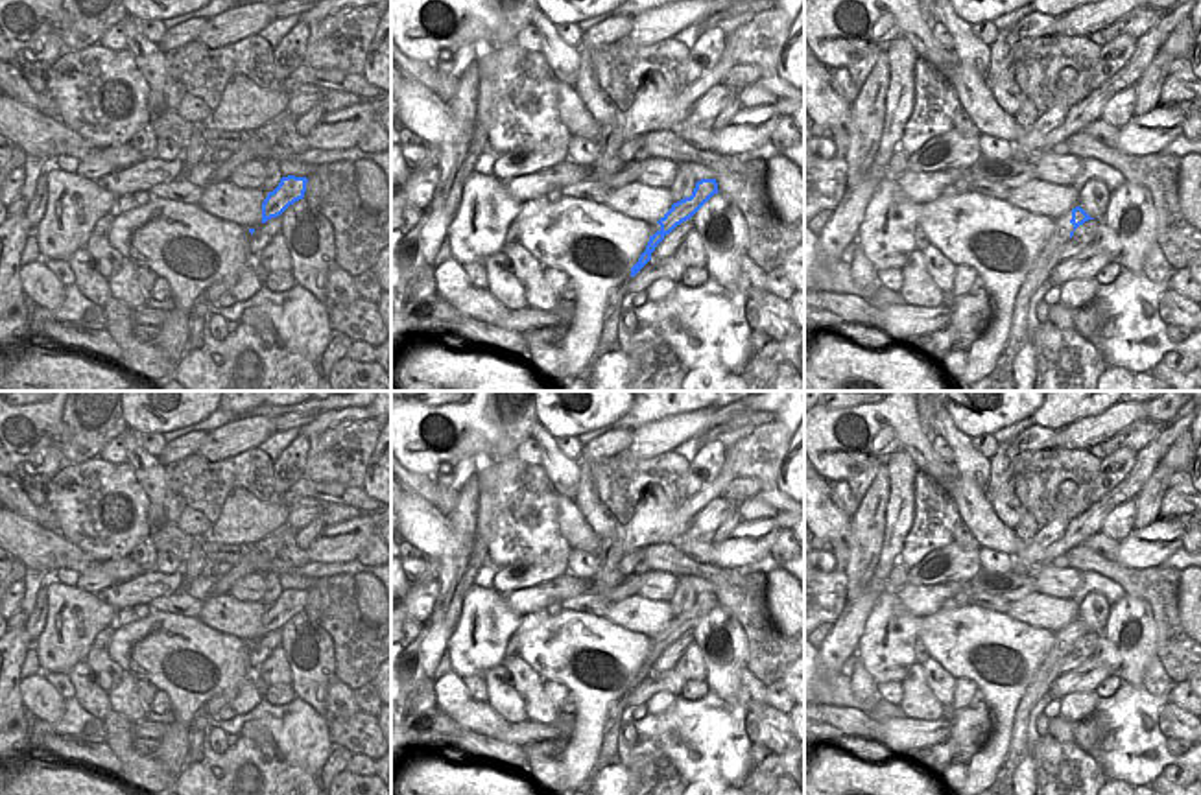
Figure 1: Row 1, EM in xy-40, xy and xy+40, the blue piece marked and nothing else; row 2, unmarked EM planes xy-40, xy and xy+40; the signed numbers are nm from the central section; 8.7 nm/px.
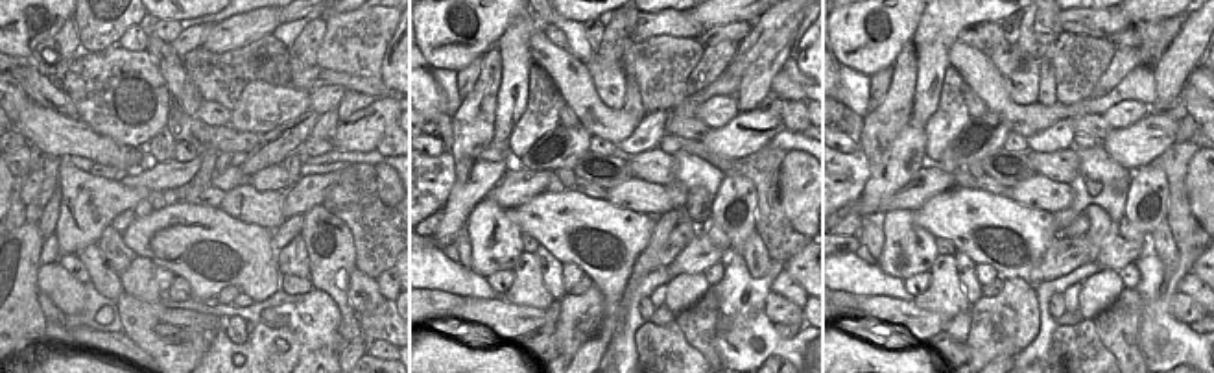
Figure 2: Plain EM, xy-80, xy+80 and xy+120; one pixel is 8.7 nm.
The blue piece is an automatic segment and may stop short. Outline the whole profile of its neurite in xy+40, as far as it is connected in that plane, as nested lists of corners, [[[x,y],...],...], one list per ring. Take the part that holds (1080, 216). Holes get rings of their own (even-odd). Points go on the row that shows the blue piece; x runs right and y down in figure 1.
[[[1081,207],[1068,210],[1064,216],[1055,220],[1053,234],[1033,262],[1026,280],[1022,282],[1013,310],[1013,323],[1007,343],[996,362],[994,371],[989,374],[991,391],[1015,391],[1017,382],[1013,376],[1015,354],[1029,343],[1028,336],[1028,308],[1033,293],[1048,282],[1050,273],[1061,258],[1061,247],[1074,236],[1074,231],[1090,218]]]

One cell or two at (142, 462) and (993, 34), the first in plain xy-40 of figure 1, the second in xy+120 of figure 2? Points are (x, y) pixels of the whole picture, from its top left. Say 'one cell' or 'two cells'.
one cell

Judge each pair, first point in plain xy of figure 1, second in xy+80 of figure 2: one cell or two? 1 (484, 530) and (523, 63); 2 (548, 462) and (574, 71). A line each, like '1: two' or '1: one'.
1: one
2: two

